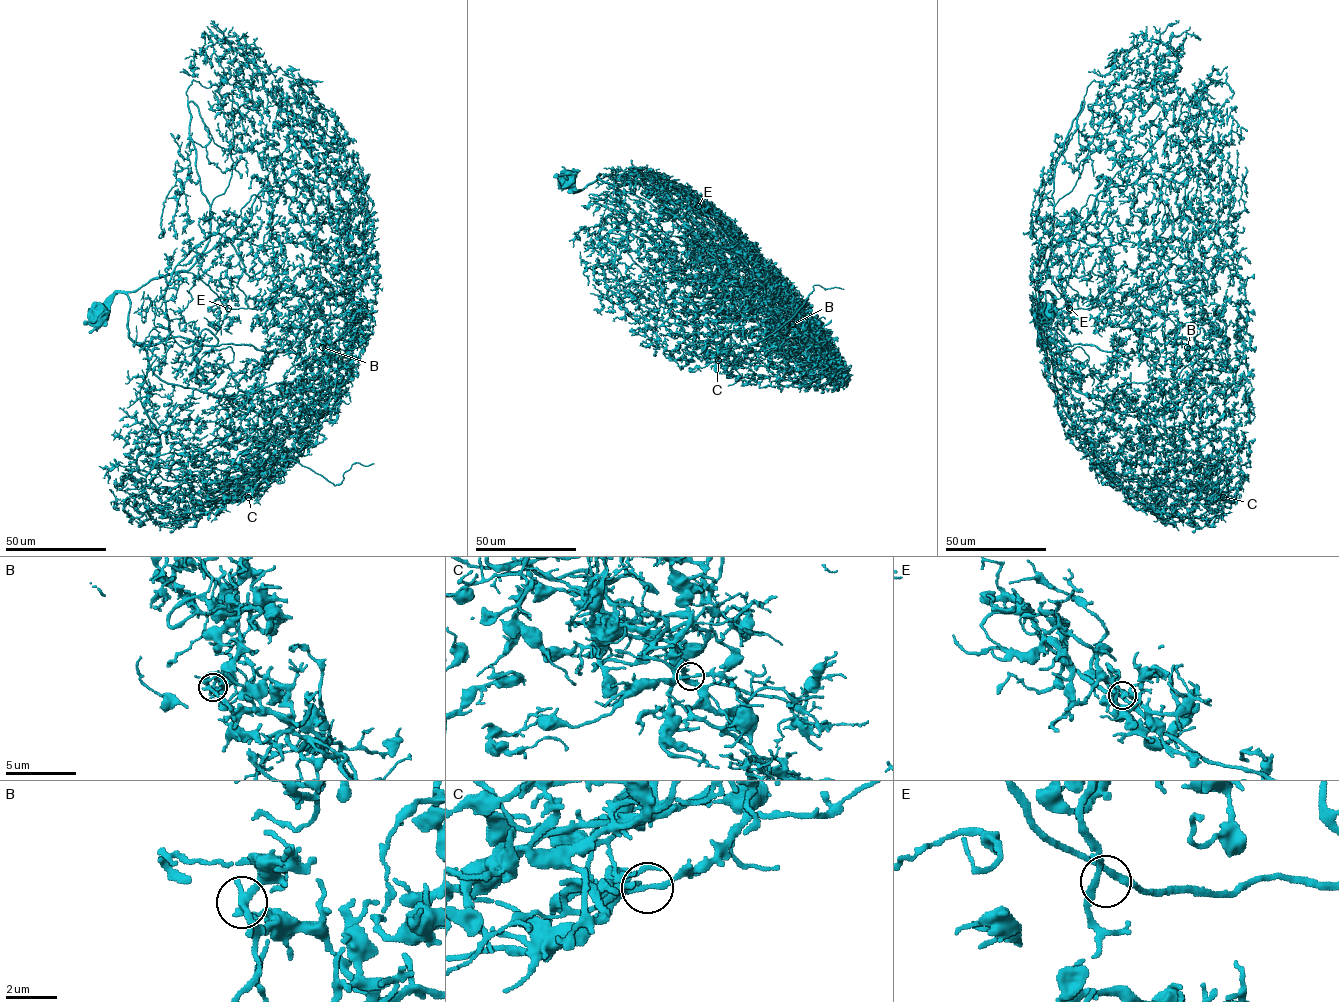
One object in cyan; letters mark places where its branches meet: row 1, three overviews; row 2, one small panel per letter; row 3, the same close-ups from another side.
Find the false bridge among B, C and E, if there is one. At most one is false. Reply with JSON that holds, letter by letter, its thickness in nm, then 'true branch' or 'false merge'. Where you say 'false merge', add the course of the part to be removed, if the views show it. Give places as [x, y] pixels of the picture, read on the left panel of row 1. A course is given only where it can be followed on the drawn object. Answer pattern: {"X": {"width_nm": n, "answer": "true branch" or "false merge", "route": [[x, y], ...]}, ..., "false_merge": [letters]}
{"B": {"width_nm": 320, "answer": "true branch"}, "C": {"width_nm": 200, "answer": "false merge", "route": [[248, 497], [256, 491], [253, 482], [269, 460], [296, 461], [334, 485], [339, 485], [353, 464], [373, 463]]}, "E": {"width_nm": 280, "answer": "true branch"}, "false_merge": ["C"]}

